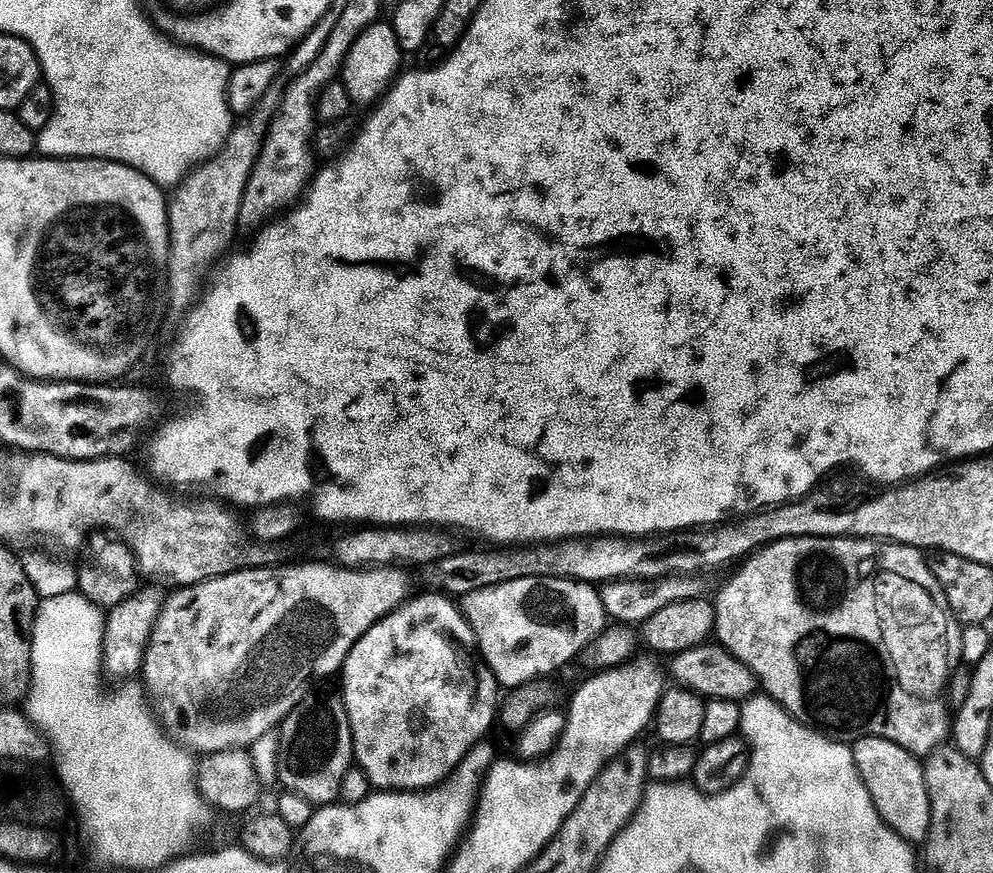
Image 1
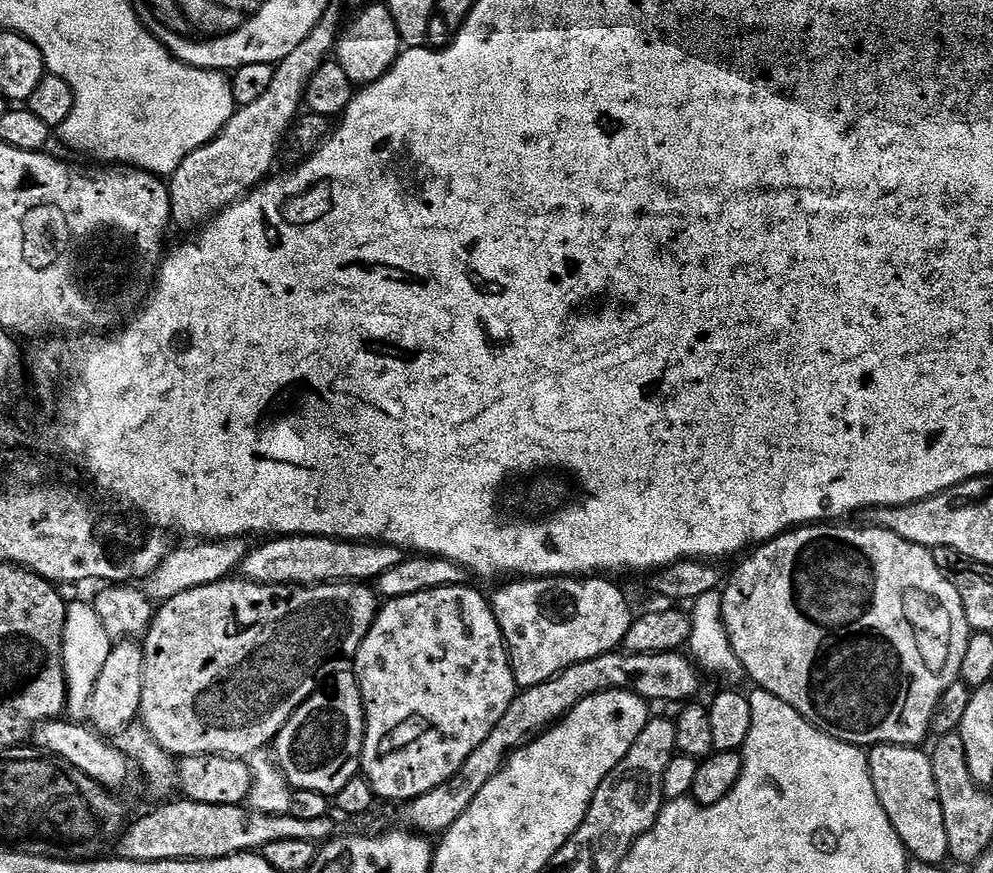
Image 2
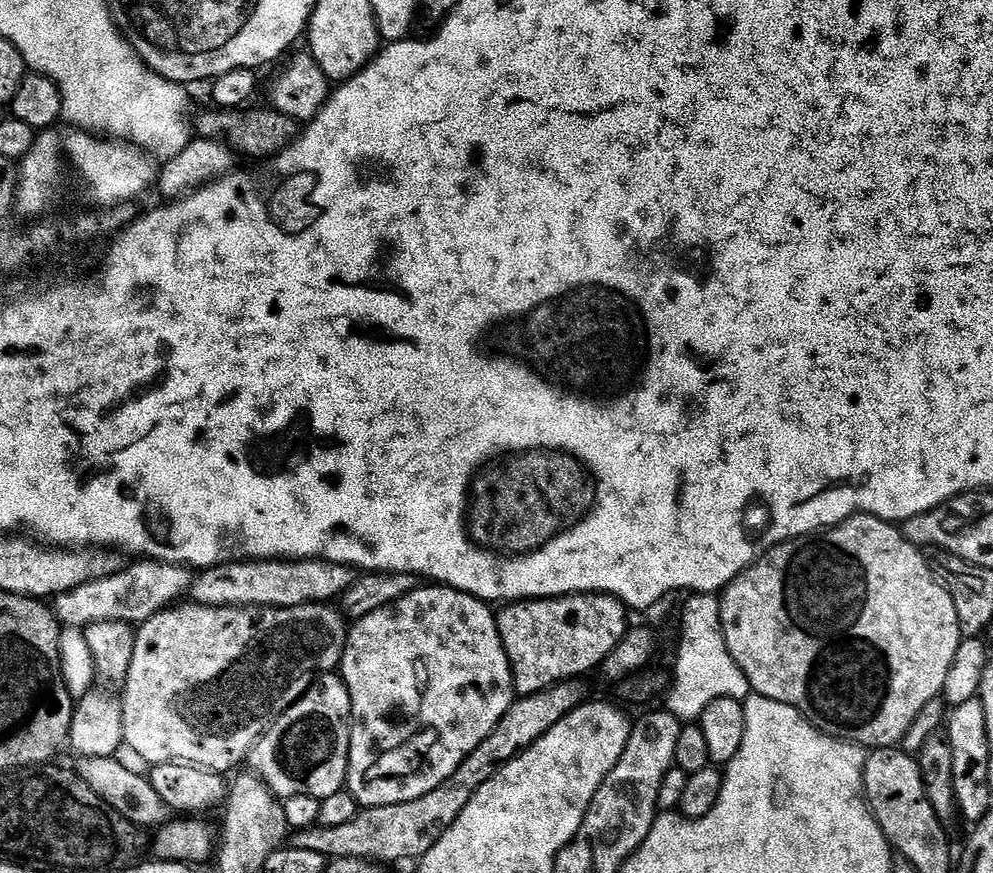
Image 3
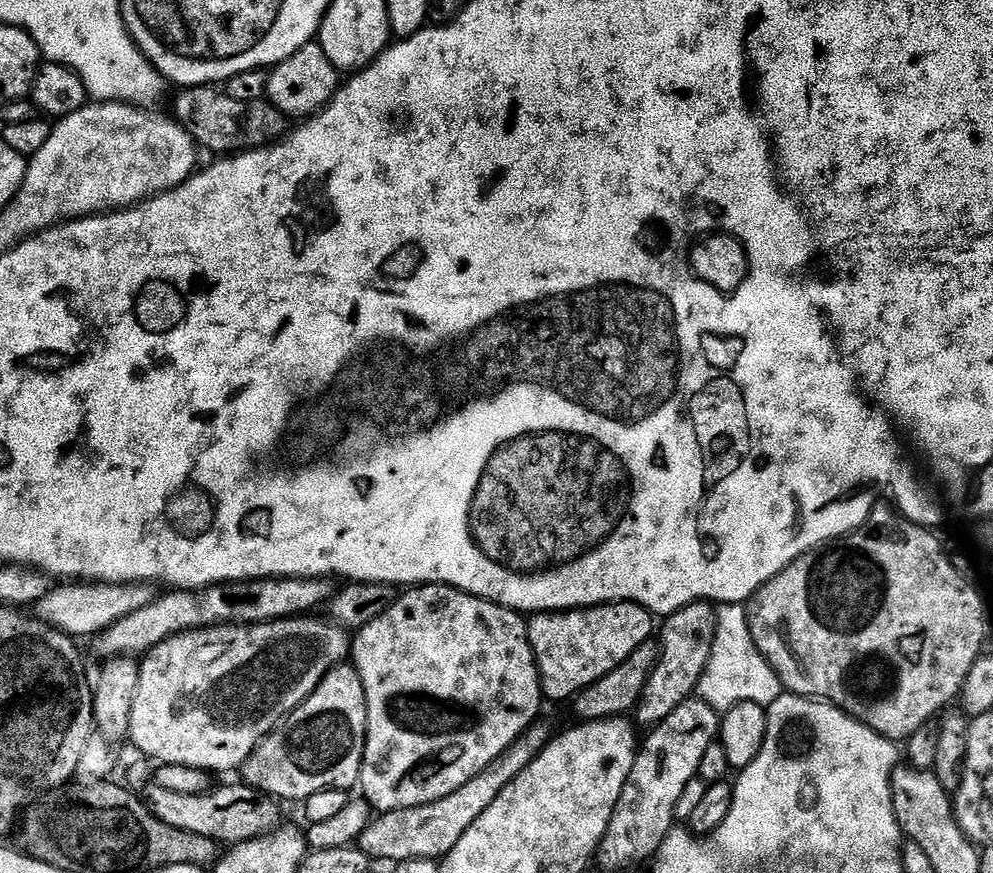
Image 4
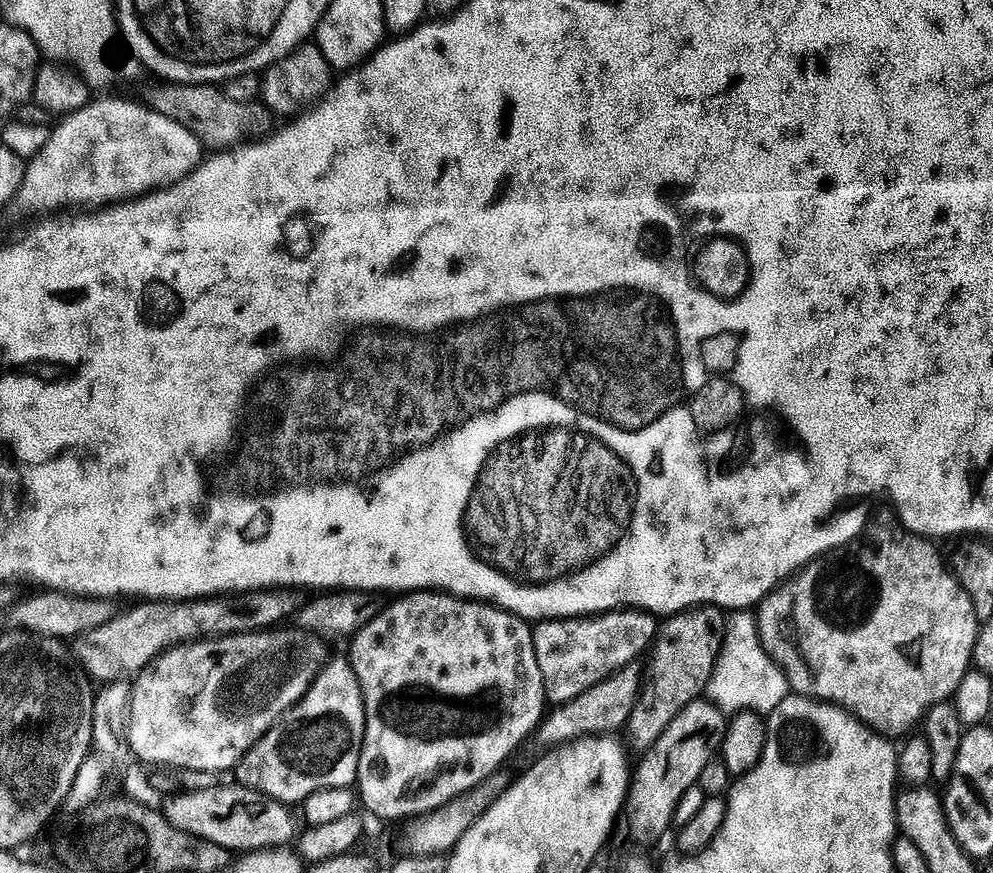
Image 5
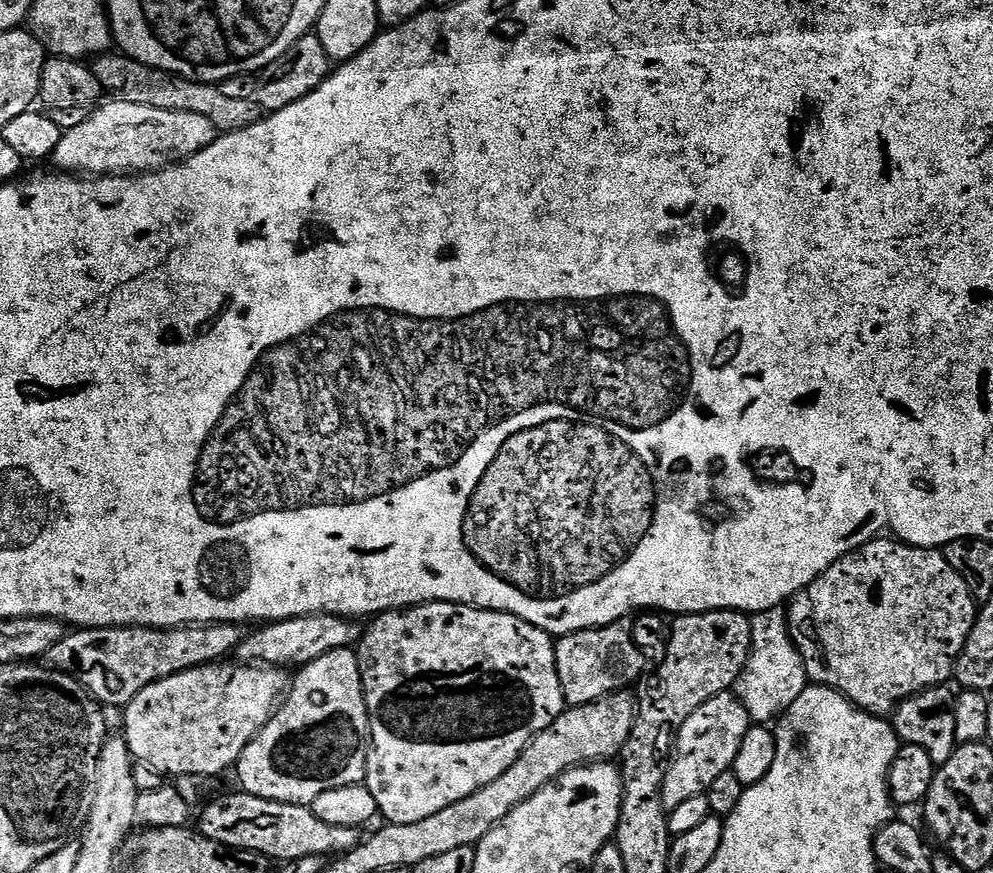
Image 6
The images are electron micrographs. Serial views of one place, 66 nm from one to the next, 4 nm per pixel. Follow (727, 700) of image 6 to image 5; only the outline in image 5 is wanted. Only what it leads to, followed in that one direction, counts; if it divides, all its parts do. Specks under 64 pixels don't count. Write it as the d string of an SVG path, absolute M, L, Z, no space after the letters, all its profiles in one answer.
M701 698L686 706L686 710L680 712L674 722L670 722L666 734L643 755L641 760L644 761L637 772L635 769L630 784L630 812L632 808L632 824L638 833L652 840L671 826L684 795L692 787L697 787L702 772L723 749L729 725L730 720L724 709L708 698Z

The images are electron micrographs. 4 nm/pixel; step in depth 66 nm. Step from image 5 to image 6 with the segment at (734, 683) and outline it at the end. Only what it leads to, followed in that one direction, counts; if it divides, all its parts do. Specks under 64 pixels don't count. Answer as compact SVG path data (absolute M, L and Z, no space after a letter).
M771 608L769 612L757 612L751 617L752 621L752 648L748 651L748 661L740 677L734 685L734 695L746 706L753 721L772 722L784 715L784 711L792 705L802 694L804 688L809 687L810 681L806 674L804 660L800 657L796 643L792 641L792 633L788 626L788 617L780 608Z

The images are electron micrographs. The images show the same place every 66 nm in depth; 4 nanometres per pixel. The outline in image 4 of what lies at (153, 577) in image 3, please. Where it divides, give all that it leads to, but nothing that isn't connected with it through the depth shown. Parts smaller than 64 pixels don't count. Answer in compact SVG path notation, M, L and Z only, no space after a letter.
M68 582L65 588L53 587L38 602L39 619L45 624L67 632L69 637L92 636L103 633L105 628L111 628L123 616L144 608L152 603L154 593L144 582L129 582L105 584L103 582Z

